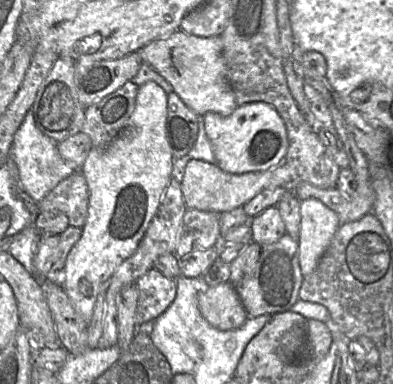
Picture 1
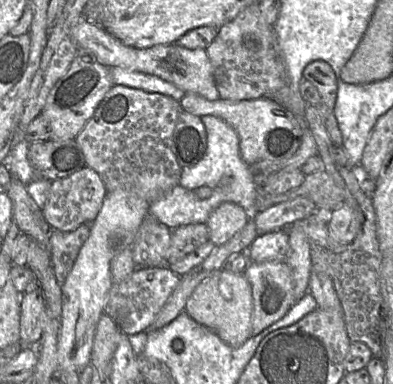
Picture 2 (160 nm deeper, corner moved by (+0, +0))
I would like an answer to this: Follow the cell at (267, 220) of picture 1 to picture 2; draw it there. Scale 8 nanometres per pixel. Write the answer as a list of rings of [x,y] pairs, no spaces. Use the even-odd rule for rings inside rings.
[[[283,228],[258,236],[248,247],[247,254],[250,262],[280,261],[285,259],[288,247],[288,231]]]

